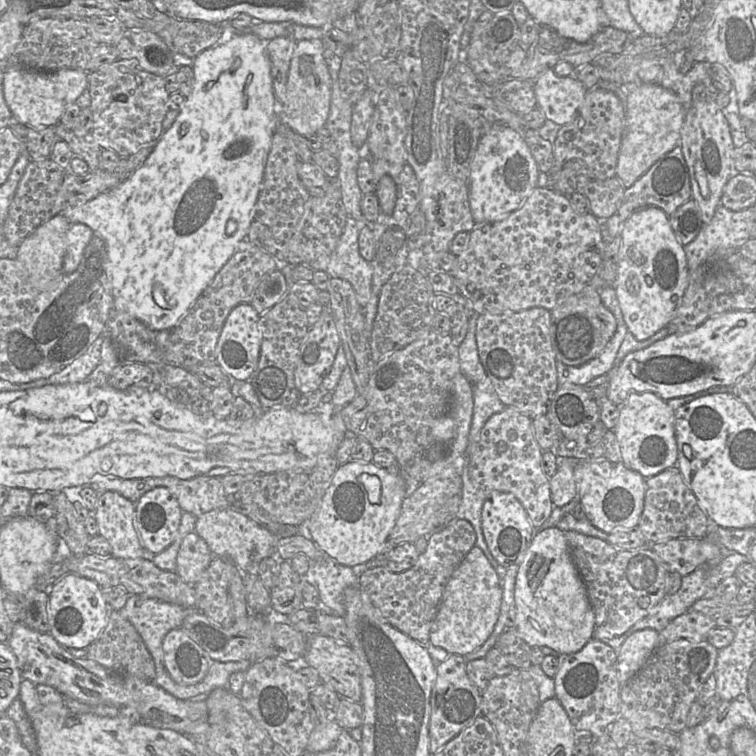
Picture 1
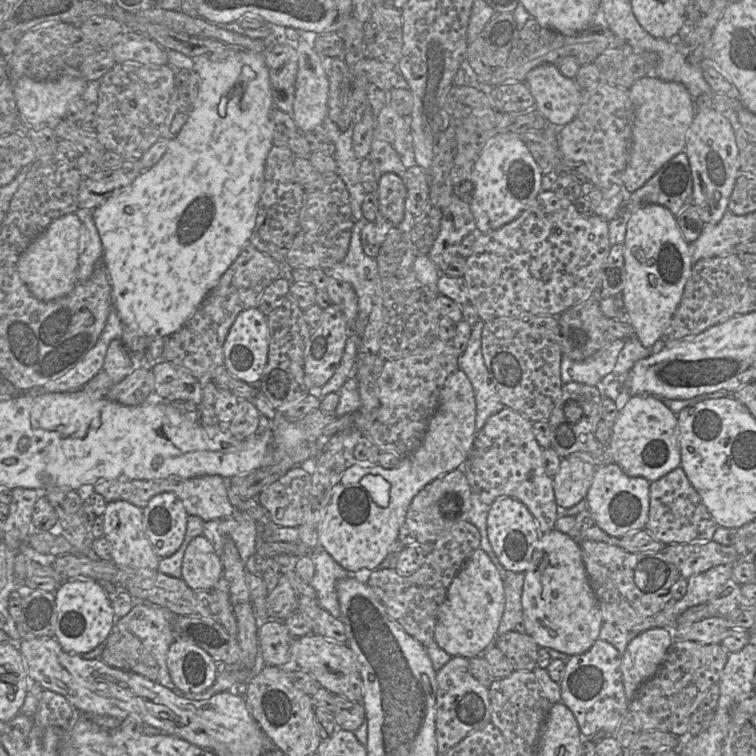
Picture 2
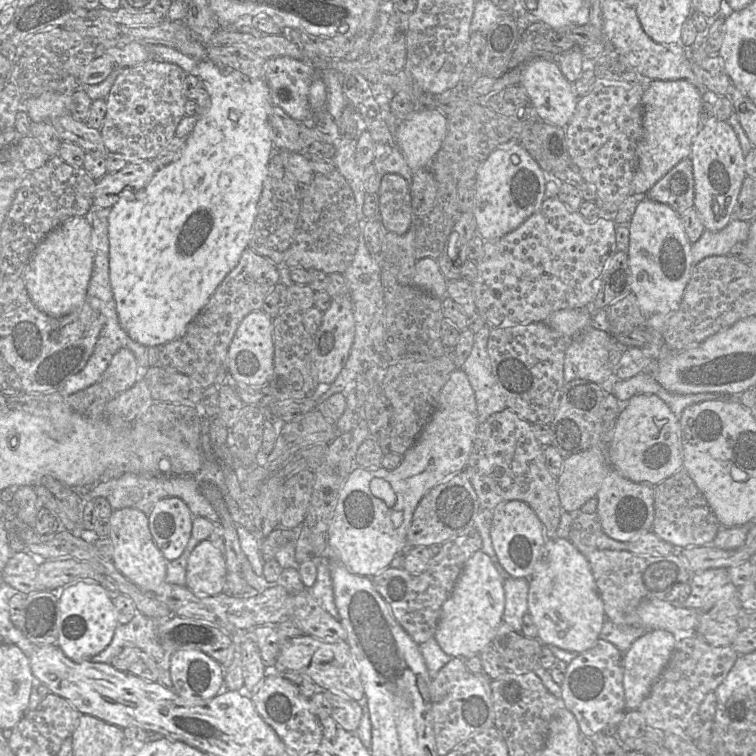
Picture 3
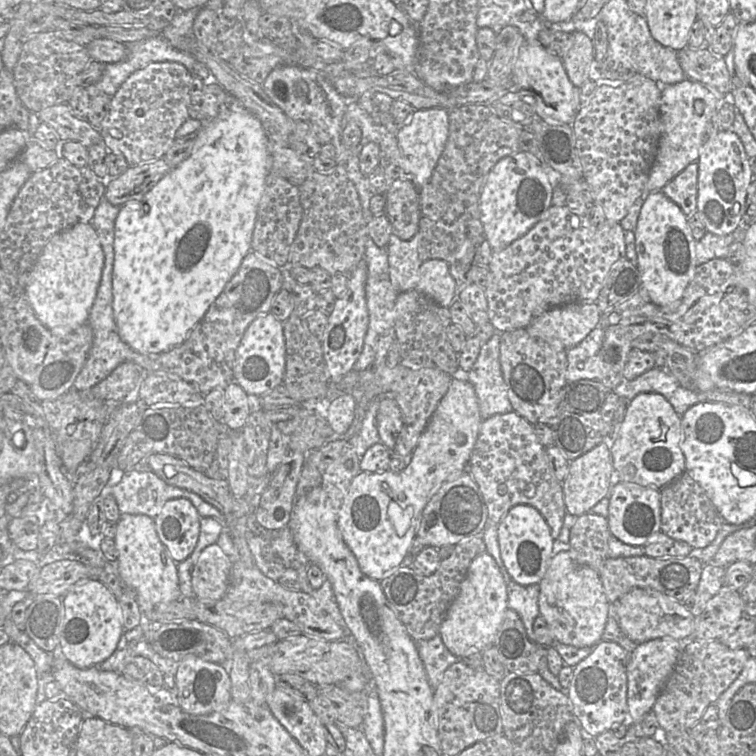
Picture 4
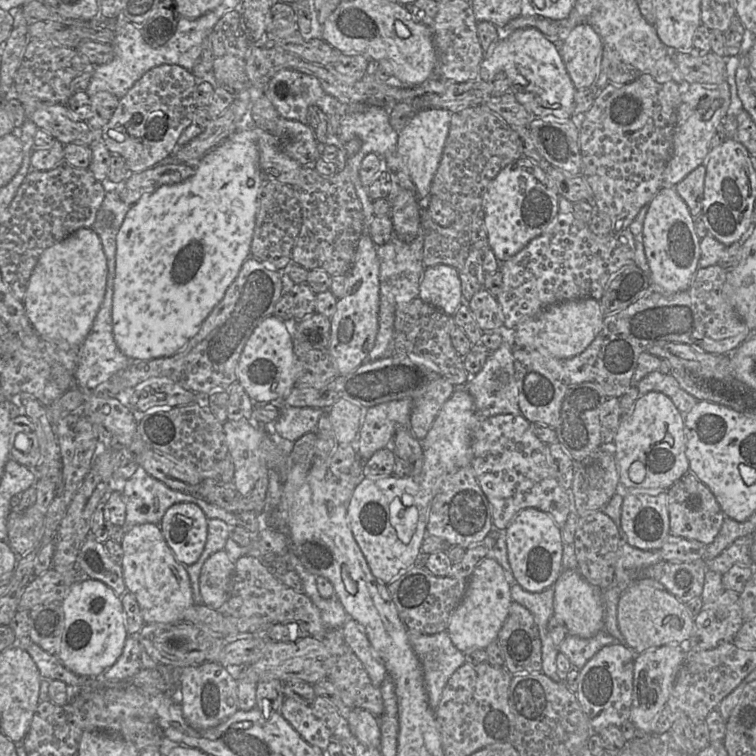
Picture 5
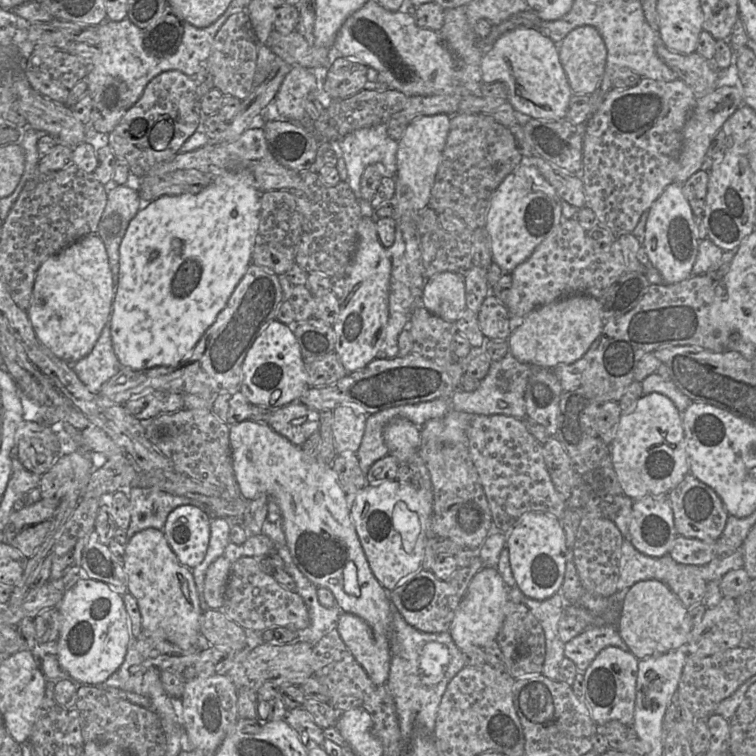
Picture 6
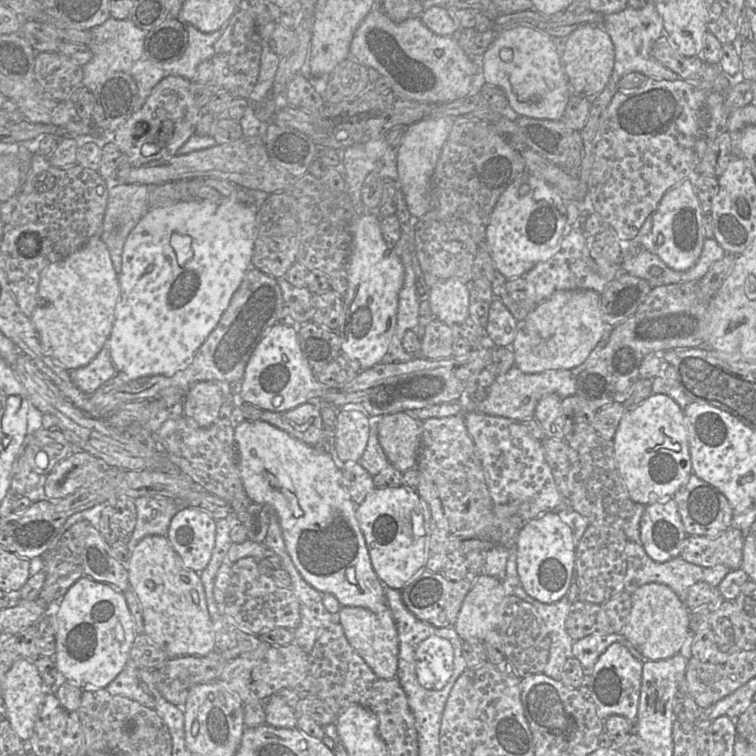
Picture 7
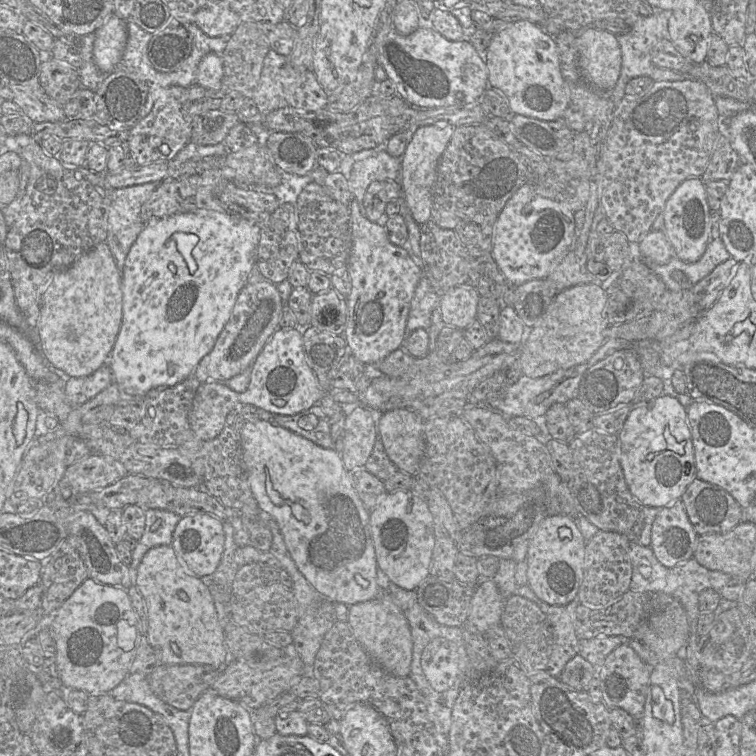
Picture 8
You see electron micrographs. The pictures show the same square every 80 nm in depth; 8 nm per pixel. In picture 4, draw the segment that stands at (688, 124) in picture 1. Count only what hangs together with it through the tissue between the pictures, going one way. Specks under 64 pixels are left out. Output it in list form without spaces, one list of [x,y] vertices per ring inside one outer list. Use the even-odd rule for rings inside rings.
[[[720,130],[712,137],[706,137],[697,160],[698,163],[698,191],[697,212],[706,231],[716,235],[727,235],[743,226],[743,216],[746,209],[747,189],[754,179],[752,162],[746,154],[743,143],[732,130]]]

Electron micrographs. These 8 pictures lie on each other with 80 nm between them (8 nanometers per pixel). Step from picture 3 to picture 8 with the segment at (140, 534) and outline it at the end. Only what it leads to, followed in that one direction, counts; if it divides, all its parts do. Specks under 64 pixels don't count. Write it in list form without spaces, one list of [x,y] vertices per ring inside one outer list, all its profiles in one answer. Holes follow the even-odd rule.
[[[171,545],[149,549],[143,556],[134,584],[143,596],[148,615],[147,639],[163,664],[202,664],[223,668],[231,659],[225,645],[224,630],[219,622],[209,587],[176,556]]]

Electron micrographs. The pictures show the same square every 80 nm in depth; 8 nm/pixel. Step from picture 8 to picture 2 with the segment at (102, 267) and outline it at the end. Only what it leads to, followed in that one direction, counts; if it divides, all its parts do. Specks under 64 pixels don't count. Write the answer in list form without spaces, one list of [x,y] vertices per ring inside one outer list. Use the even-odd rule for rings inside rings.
[[[75,213],[65,214],[53,220],[19,256],[16,266],[20,278],[38,300],[56,300],[77,285],[80,227]]]

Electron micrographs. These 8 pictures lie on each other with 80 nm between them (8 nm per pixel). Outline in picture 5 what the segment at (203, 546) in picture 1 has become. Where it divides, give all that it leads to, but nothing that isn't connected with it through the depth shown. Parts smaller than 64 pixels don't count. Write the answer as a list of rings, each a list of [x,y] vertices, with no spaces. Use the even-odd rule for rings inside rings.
[[[224,550],[210,555],[203,563],[199,576],[199,590],[203,605],[222,611],[226,604],[234,563]]]

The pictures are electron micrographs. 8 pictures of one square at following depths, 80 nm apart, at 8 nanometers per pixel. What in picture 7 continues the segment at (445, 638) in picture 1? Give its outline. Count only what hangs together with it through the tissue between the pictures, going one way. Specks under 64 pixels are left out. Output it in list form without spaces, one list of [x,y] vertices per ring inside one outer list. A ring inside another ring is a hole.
[[[484,573],[478,575],[454,625],[460,638],[483,641],[490,631],[497,630],[500,605],[506,595],[502,581]]]

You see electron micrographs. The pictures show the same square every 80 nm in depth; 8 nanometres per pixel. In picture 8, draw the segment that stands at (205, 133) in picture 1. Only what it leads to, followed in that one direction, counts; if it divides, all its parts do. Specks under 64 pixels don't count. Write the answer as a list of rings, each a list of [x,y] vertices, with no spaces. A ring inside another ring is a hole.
[[[204,209],[195,212],[175,214],[145,224],[132,244],[121,272],[122,320],[107,362],[113,375],[113,382],[125,393],[143,397],[152,390],[161,390],[161,388],[164,387],[175,386],[189,378],[200,360],[213,349],[219,334],[230,318],[236,299],[240,291],[246,285],[249,274],[255,265],[259,237],[260,225],[226,211]]]

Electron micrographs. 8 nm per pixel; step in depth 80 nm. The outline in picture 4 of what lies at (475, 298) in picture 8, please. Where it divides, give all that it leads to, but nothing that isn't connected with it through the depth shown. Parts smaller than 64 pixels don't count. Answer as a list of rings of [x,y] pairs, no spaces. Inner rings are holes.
[[[431,259],[422,262],[417,289],[440,306],[449,308],[457,299],[457,285],[447,262]]]

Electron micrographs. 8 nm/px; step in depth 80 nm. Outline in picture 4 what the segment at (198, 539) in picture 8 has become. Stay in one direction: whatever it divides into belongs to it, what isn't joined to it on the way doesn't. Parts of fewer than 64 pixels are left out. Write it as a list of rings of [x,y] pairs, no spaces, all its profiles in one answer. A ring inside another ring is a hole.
[[[177,498],[168,500],[153,519],[159,539],[176,563],[184,561],[194,551],[201,518],[188,499]]]

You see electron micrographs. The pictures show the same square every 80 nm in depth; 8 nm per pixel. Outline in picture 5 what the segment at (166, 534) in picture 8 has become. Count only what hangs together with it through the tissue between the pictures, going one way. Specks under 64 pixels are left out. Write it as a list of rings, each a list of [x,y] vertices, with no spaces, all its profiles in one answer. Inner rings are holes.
[[[149,474],[144,477],[131,477],[127,479],[124,483],[121,494],[126,504],[126,519],[124,525],[122,526],[125,533],[138,524],[153,523],[159,525],[167,509],[172,505],[181,502],[196,504],[202,509],[208,519],[220,519],[227,523],[230,527],[238,525],[235,513],[217,507],[207,502],[199,495],[191,495],[189,493],[174,490]]]

